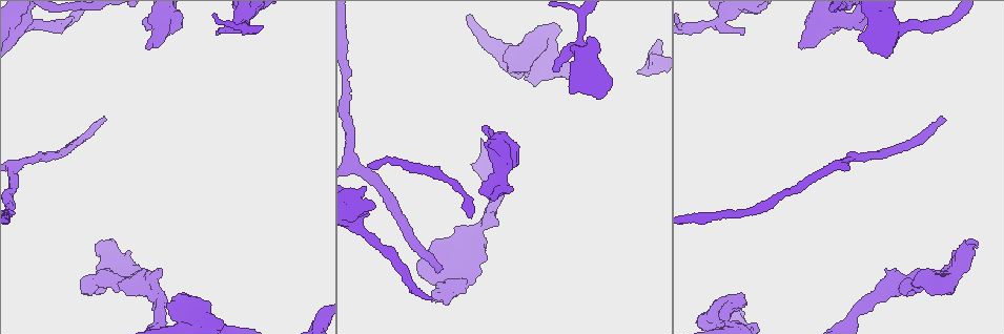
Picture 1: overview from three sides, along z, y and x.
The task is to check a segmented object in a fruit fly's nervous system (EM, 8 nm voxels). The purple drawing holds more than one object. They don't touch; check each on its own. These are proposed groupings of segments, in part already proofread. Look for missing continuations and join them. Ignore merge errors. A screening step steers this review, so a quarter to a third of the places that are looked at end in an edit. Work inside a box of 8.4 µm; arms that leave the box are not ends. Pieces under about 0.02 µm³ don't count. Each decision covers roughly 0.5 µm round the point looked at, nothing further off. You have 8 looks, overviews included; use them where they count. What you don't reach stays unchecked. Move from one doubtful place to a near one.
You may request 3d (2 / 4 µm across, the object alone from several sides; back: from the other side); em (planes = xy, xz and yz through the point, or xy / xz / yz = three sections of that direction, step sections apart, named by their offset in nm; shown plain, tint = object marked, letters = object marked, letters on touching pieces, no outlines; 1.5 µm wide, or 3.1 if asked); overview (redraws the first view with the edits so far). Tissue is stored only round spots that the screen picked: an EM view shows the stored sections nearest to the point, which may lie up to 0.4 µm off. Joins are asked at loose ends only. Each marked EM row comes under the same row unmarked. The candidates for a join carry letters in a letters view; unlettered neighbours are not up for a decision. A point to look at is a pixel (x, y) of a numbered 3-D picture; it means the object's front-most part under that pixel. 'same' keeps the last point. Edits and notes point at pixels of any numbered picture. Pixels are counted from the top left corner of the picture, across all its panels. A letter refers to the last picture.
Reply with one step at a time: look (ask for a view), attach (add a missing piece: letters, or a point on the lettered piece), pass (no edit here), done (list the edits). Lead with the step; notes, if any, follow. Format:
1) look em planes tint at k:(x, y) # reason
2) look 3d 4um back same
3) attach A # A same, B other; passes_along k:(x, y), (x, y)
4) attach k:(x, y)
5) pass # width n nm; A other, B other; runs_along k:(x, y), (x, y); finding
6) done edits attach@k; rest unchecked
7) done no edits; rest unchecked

look em planes letters at 1:(173, 298) # an open end

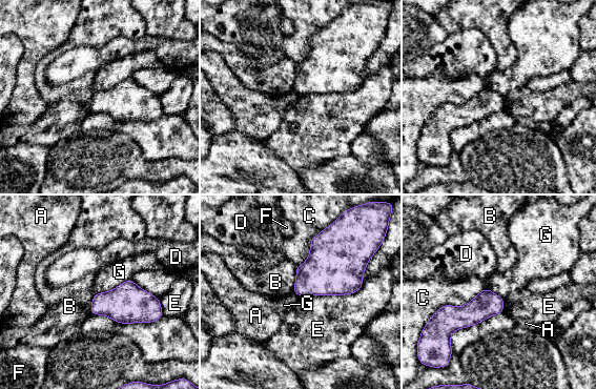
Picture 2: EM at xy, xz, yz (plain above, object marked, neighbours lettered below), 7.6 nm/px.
pass # width 200 nm; A other, B other, C other, D other, E other, F other, G other; runs_along 2:(501, 302), (434, 328); no lettered piece goes on from it

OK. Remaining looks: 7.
look em yz step 8 letters at 1:(801, 46) # free end

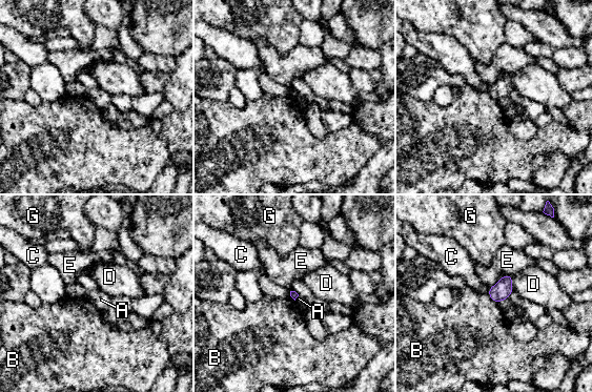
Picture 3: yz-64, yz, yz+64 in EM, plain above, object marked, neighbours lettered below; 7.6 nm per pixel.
pass # A other, B other, C other, D other, E other, G other; border 3:(487, 294), (497, 304); no lettered piece goes on from it

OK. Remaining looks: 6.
look 3d 4um at 1:(221, 27) # branch stops here

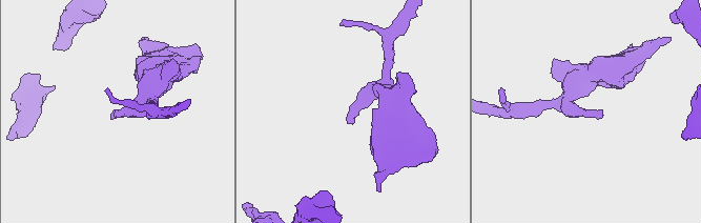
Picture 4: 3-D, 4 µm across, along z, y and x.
look em planes letters at 4:(115, 111) # need the tissue

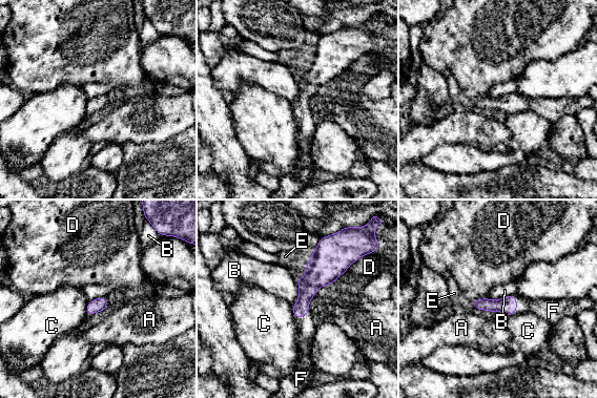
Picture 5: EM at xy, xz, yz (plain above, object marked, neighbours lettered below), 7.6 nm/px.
attach F # longest_contact D 300 nm; A other, B other, C other, D other, E other, F same; passes_along 5:(308, 284), (305, 316), (306, 327); the neuron continues

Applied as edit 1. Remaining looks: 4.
done edits attach@5; rest unchecked

